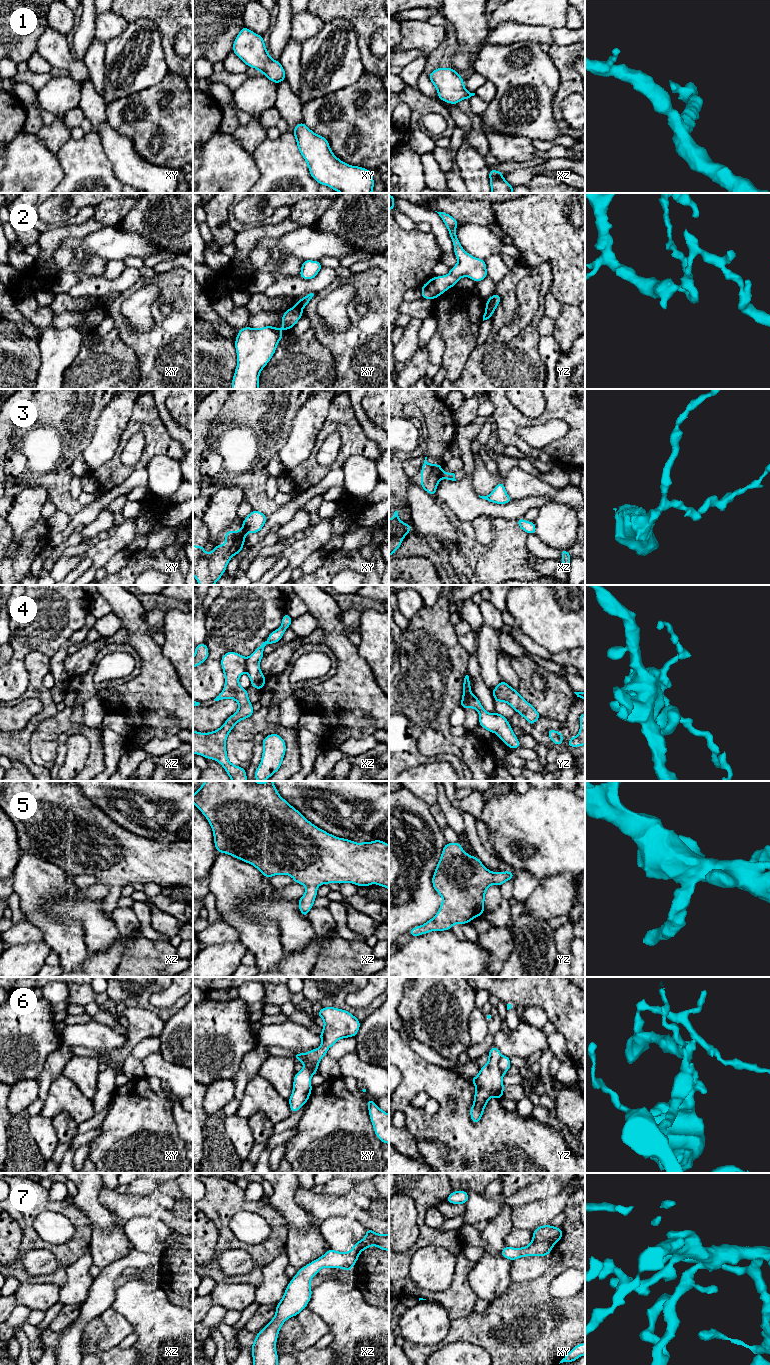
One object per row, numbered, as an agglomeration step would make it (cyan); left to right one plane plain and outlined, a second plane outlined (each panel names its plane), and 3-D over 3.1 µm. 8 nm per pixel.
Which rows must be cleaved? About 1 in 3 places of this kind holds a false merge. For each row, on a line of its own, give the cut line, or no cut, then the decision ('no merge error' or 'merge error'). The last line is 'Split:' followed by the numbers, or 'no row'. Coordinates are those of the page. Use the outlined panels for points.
1: no cut; no merge error
2: cut in yz along (486, 305), (492, 313); merge error
3: cut in xy along (243, 525), (246, 532); merge error
4: cut in xz along (246, 658), (244, 671); merge error
5: no cut; no merge error
6: cut in yz along (501, 1055), (499, 1068), (504, 1073); merge error
7: no cut; no merge error
Split: 2, 3, 4, 6

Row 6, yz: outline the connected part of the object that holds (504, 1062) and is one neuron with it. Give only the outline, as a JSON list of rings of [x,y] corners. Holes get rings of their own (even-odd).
[[[501,1056],[501,1058],[499,1060],[499,1065],[500,1065],[501,1071],[504,1074],[506,1074],[507,1071],[509,1070],[509,1068],[511,1067],[510,1057],[508,1057],[508,1056]]]

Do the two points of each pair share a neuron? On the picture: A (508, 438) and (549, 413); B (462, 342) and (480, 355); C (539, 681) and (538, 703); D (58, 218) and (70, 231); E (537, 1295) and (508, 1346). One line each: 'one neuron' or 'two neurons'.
A: one neuron
B: two neurons
C: two neurons
D: two neurons
E: one neuron

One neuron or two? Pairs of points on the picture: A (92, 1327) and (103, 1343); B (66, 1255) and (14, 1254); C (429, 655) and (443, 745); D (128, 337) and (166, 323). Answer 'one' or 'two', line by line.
A: two
B: two
C: two
D: one

